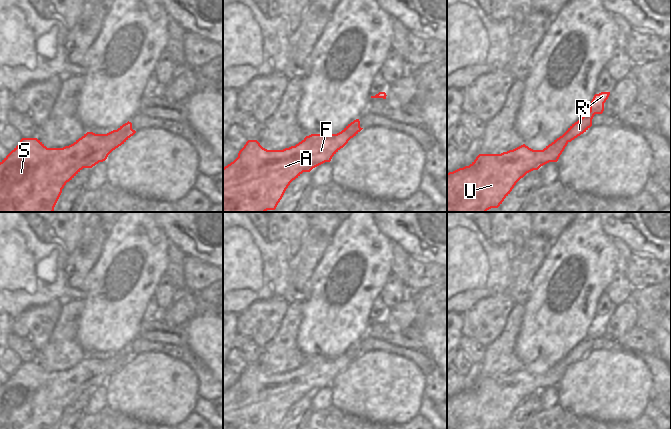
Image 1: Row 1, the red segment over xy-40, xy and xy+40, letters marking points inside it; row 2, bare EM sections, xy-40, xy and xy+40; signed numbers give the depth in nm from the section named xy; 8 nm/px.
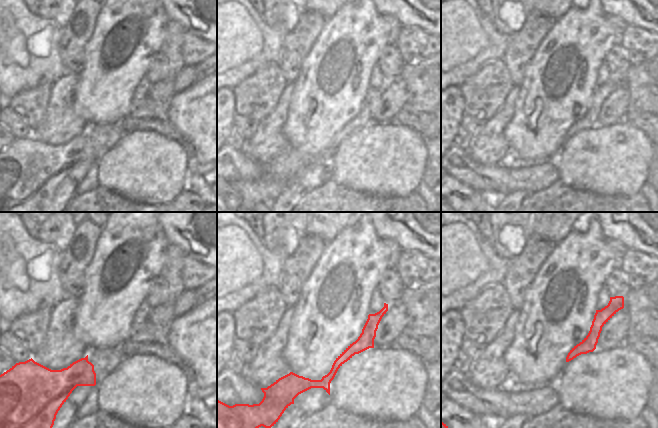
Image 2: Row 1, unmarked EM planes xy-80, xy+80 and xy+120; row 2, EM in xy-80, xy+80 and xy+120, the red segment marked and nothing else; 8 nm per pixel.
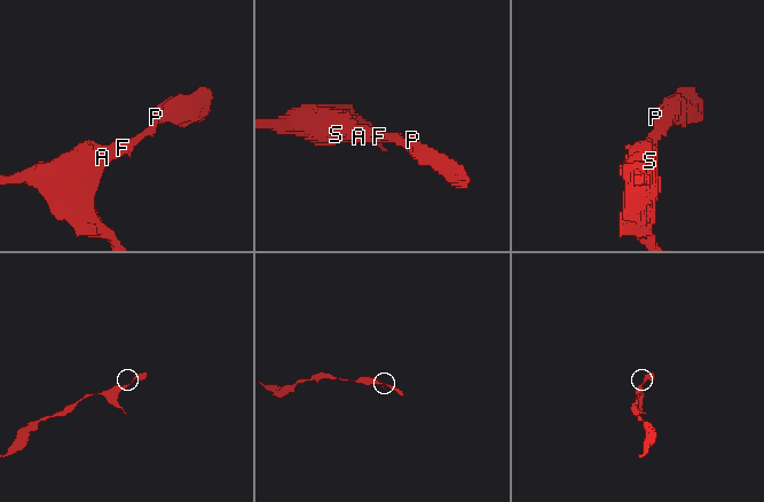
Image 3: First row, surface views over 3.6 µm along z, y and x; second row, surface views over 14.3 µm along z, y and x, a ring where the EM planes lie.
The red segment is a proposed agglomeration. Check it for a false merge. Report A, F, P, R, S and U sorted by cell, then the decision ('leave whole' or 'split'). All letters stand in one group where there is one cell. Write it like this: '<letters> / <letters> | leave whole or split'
A F P R S U | leave whole

